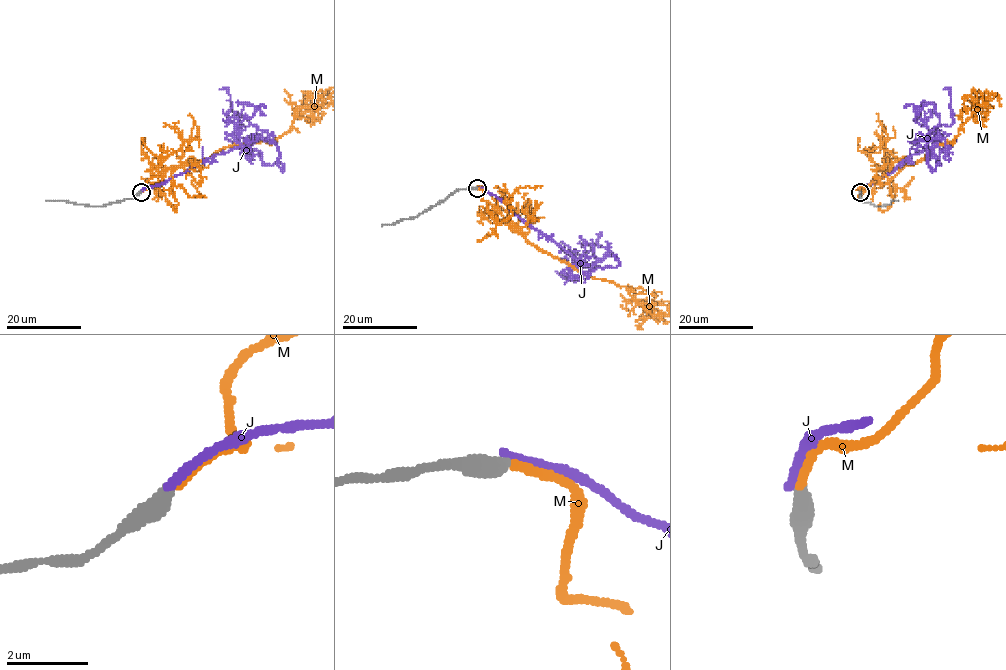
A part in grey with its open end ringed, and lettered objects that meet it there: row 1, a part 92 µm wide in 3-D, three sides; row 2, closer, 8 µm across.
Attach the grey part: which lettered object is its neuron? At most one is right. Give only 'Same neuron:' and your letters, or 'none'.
Same neuron: M

